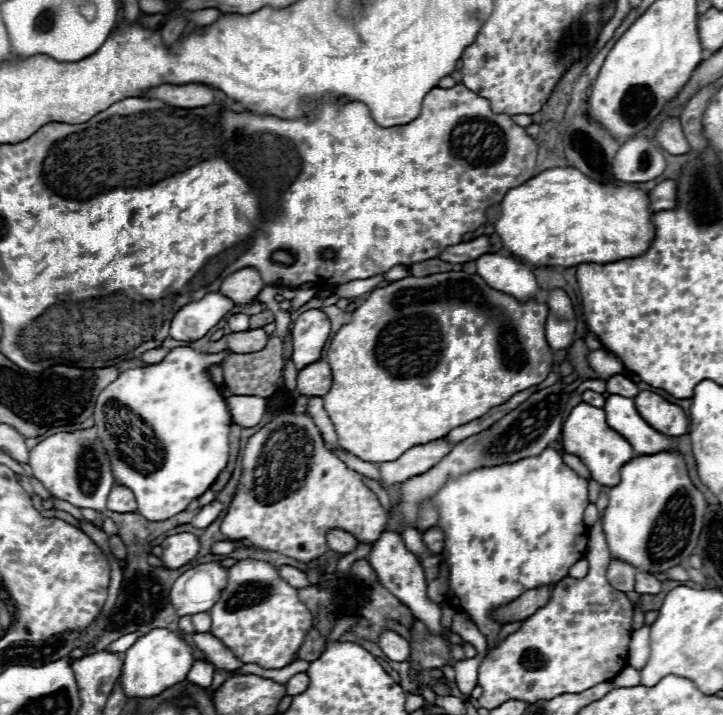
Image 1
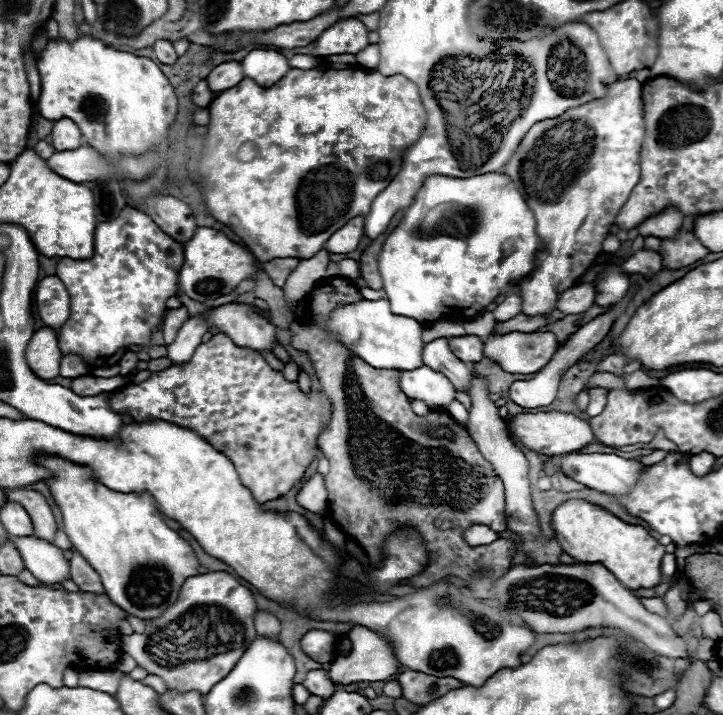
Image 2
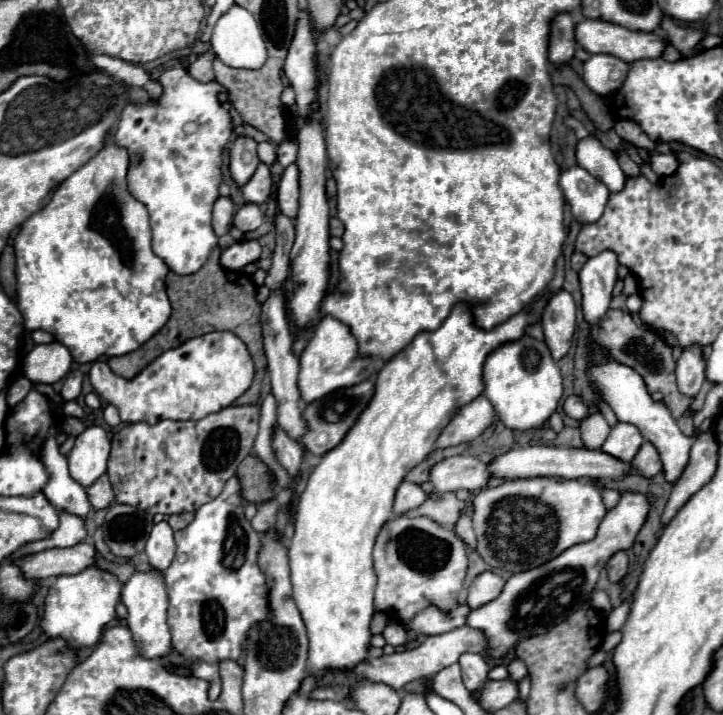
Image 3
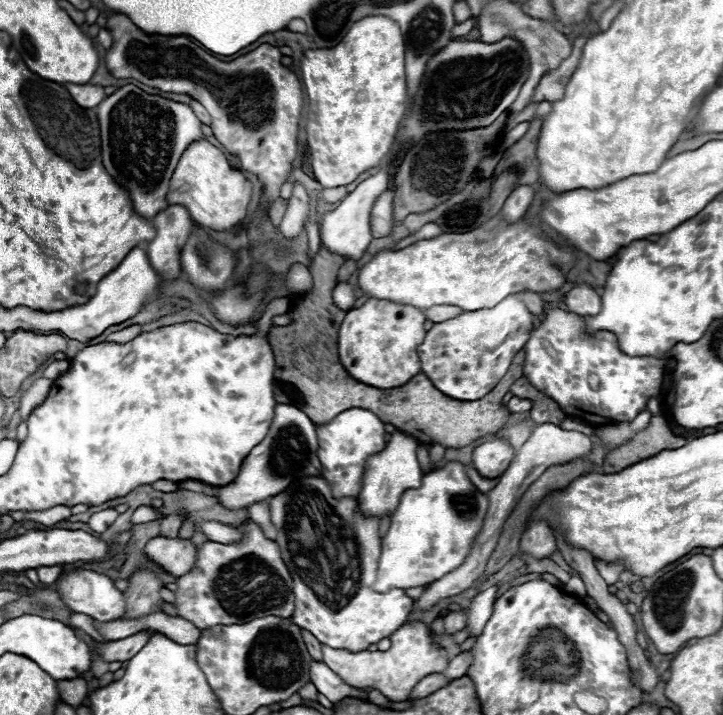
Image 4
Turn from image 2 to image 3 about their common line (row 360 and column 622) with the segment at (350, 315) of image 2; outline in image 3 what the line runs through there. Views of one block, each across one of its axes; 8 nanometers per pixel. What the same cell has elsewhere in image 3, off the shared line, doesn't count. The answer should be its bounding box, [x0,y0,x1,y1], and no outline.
[588,352,694,484]

